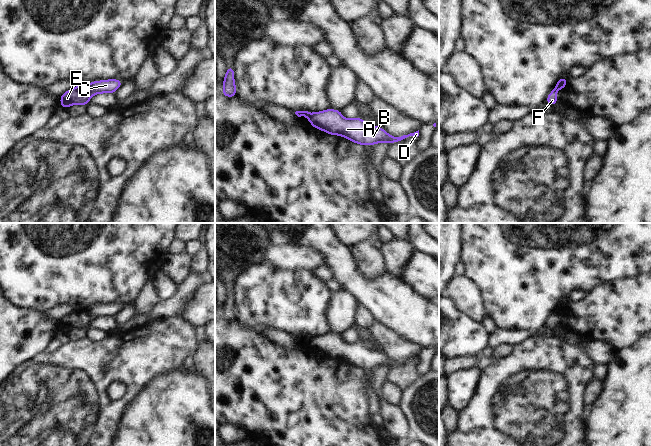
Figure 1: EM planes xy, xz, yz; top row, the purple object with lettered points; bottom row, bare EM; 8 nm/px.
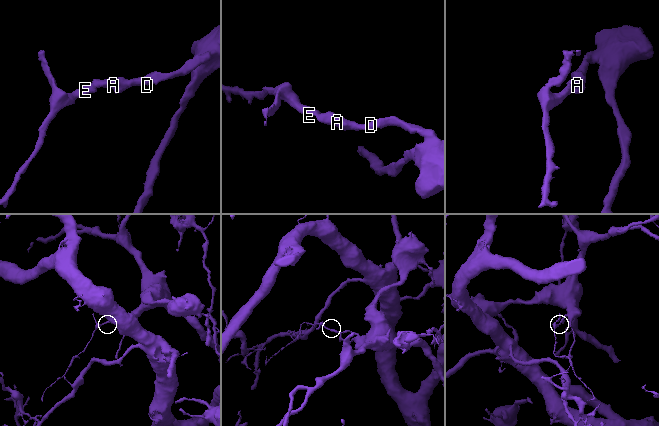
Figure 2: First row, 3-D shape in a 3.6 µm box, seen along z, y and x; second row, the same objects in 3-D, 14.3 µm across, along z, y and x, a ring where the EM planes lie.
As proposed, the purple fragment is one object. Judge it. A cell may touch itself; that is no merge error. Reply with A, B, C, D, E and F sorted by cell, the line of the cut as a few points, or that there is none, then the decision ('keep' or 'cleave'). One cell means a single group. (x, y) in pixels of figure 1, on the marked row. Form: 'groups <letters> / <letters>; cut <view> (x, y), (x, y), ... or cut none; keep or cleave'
groups A B C D / E F; cut xy (85, 87), (91, 94); cleave

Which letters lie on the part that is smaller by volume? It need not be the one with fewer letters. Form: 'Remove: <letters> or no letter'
Remove: E, F

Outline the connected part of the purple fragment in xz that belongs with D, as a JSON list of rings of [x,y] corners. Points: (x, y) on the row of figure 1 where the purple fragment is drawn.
[[[327,109],[310,114],[309,121],[312,127],[323,130],[331,135],[341,135],[361,145],[374,145],[379,142],[393,144],[409,136],[419,136],[419,130],[393,137],[387,134],[382,127],[375,127],[365,123],[359,116],[355,119],[344,119],[339,110]]]

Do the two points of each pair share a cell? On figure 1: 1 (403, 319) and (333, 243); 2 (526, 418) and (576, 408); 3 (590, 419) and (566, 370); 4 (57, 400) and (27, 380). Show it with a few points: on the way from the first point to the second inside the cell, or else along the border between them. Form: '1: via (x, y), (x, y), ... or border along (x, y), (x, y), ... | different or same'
1: via (382, 298), (370, 294), (342, 264) | same
2: via (538, 411), (564, 410) | same
3: border along (586, 409), (582, 420), (585, 433) | different
4: via (50, 400), (47, 400), (34, 387) | same

